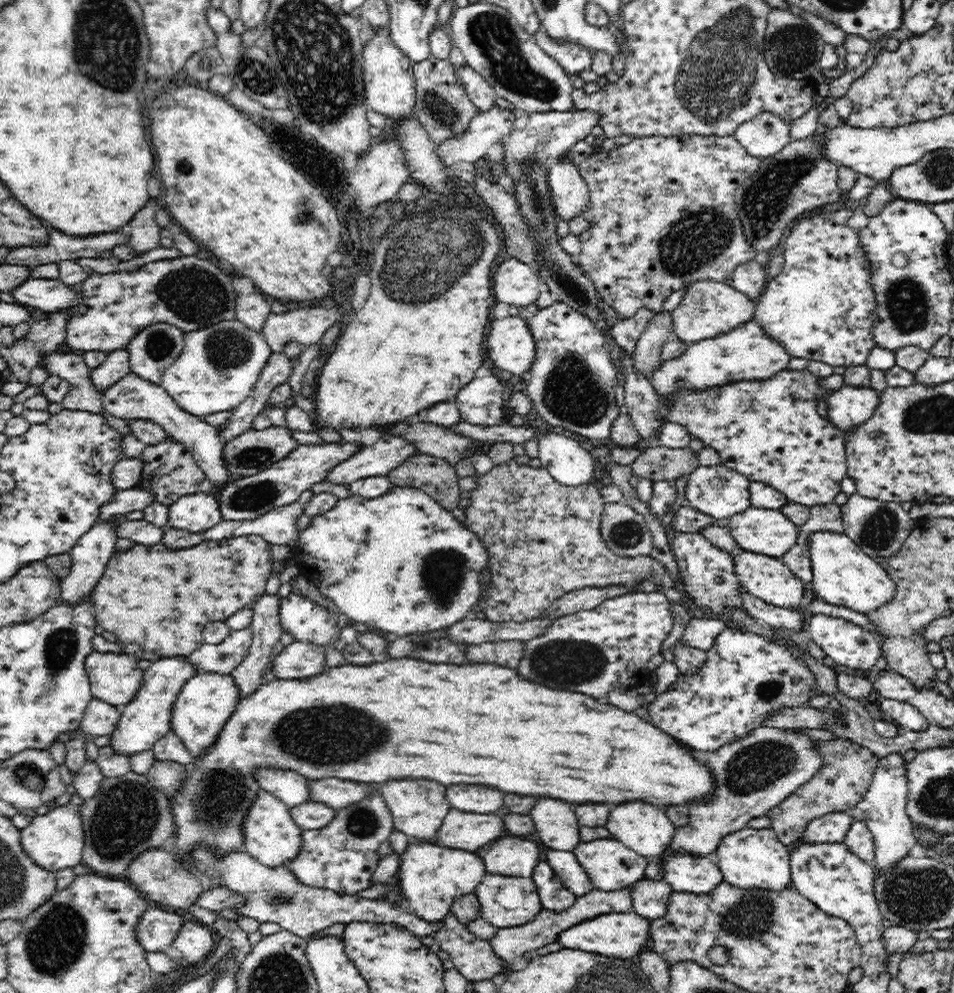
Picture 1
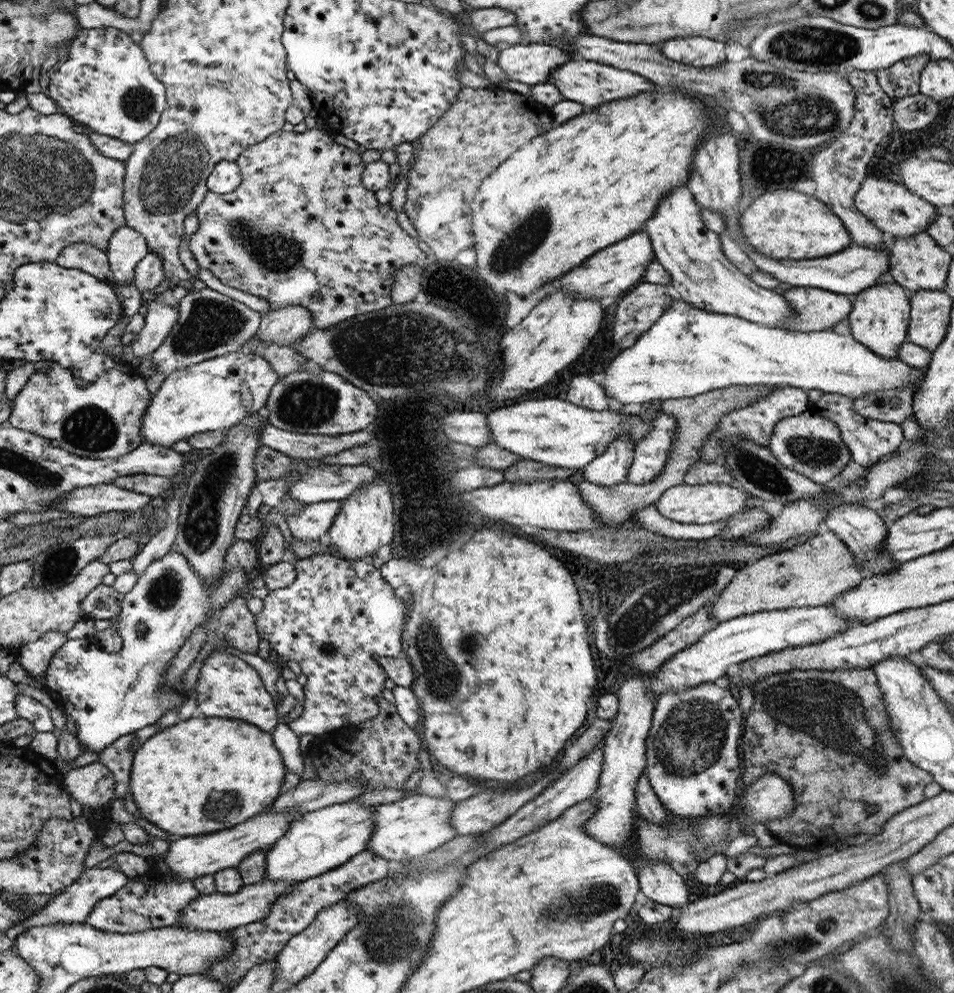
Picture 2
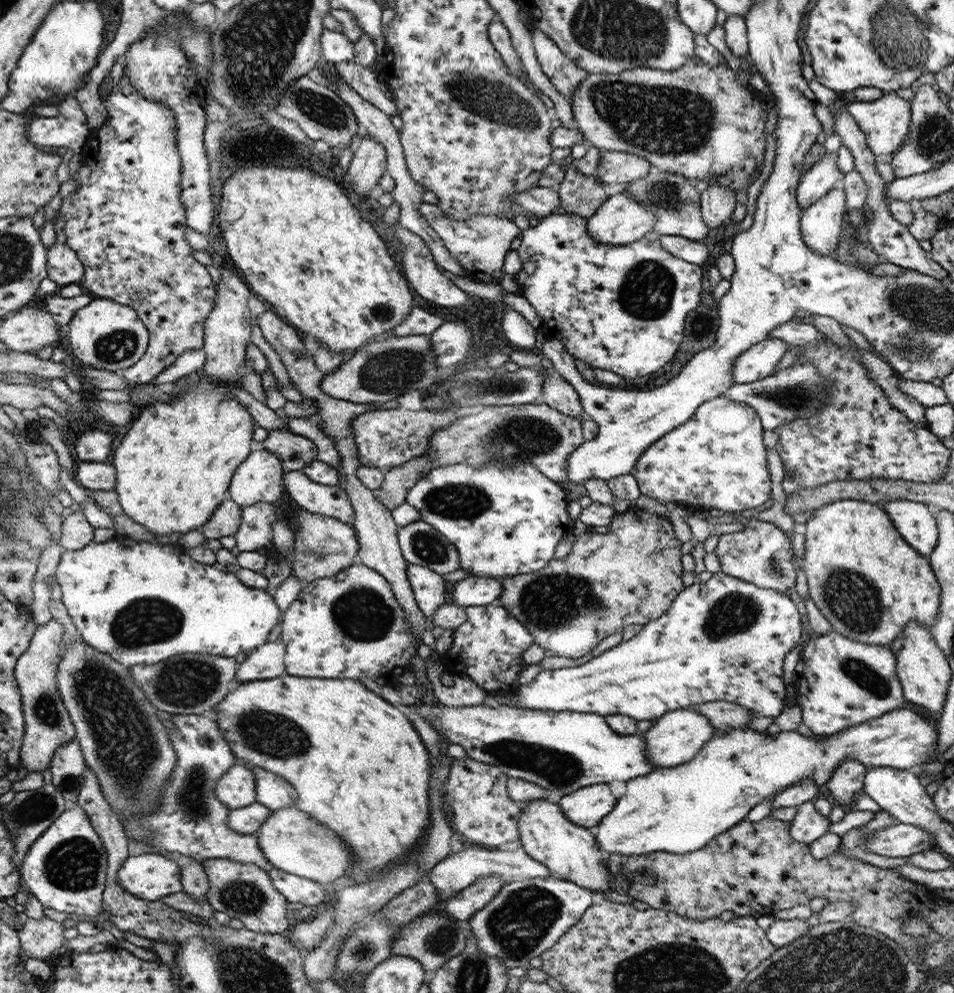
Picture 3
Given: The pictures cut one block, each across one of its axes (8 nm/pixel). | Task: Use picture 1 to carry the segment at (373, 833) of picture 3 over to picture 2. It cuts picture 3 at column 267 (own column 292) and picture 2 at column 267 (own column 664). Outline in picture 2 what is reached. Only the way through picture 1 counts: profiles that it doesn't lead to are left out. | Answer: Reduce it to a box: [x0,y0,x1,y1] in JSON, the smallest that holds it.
[129,718,284,835]

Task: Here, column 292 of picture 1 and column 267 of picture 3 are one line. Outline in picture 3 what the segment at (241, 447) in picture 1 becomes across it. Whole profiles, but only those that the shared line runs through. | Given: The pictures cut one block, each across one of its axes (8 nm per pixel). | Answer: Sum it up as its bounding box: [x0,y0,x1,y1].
[259,430,318,472]

